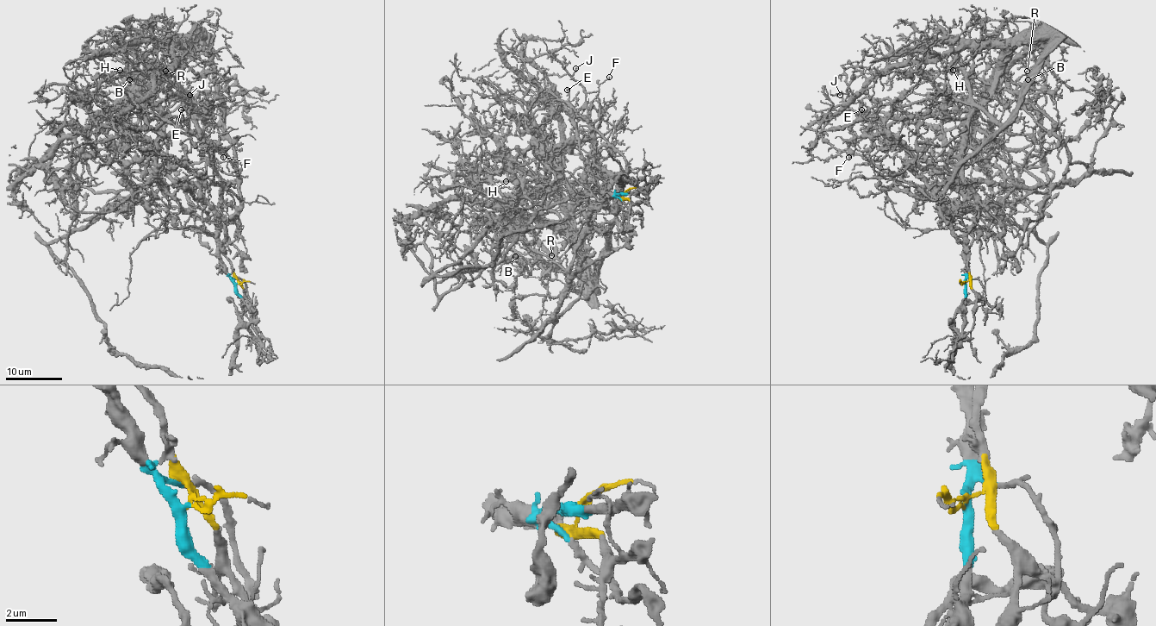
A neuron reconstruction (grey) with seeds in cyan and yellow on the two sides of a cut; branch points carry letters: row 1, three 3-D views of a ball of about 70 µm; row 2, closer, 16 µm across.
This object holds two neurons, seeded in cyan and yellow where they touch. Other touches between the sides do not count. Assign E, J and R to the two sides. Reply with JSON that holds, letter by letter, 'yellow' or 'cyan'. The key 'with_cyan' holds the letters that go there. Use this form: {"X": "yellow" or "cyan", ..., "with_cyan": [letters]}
{"E": "cyan", "J": "cyan", "R": "cyan", "with_cyan": ["E", "J", "R"]}

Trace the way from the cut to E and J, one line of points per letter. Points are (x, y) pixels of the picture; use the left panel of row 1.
E: (238, 284), (218, 253), (213, 148), (168, 75), (153, 92), (158, 117), (182, 121), (180, 109)
J: (238, 284), (218, 253), (221, 178), (177, 85), (179, 47), (173, 63), (158, 67), (190, 95)

